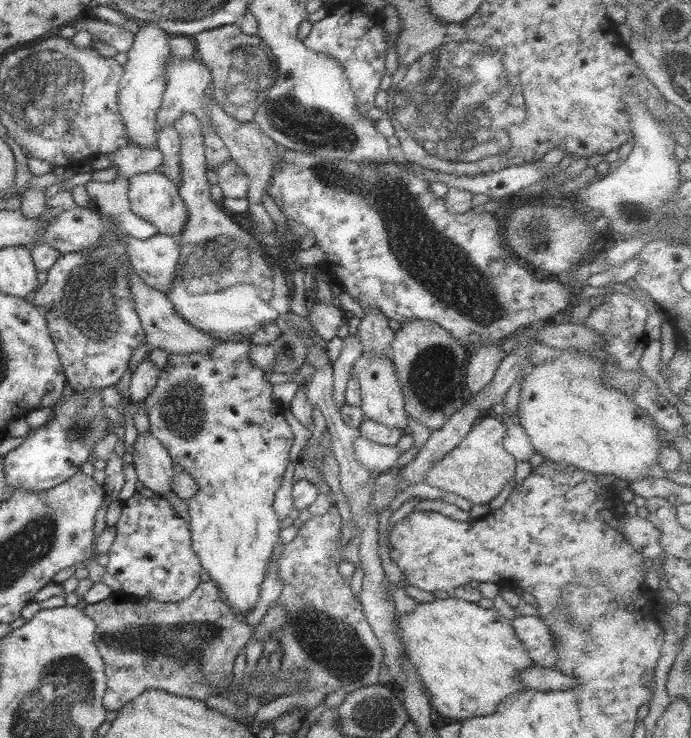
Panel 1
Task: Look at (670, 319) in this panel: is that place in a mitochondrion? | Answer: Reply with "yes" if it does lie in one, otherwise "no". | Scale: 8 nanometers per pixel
no

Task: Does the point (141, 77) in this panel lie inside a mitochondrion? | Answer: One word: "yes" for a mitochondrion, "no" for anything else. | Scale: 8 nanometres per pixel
no

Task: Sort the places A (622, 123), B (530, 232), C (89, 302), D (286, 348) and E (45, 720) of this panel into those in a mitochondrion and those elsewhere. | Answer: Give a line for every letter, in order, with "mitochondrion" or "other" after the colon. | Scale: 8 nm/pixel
A: other
B: mitochondrion
C: mitochondrion
D: other
E: mitochondrion

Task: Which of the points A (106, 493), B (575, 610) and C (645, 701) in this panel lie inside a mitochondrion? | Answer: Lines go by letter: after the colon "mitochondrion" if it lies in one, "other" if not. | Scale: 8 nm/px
A: other
B: mitochondrion
C: other

